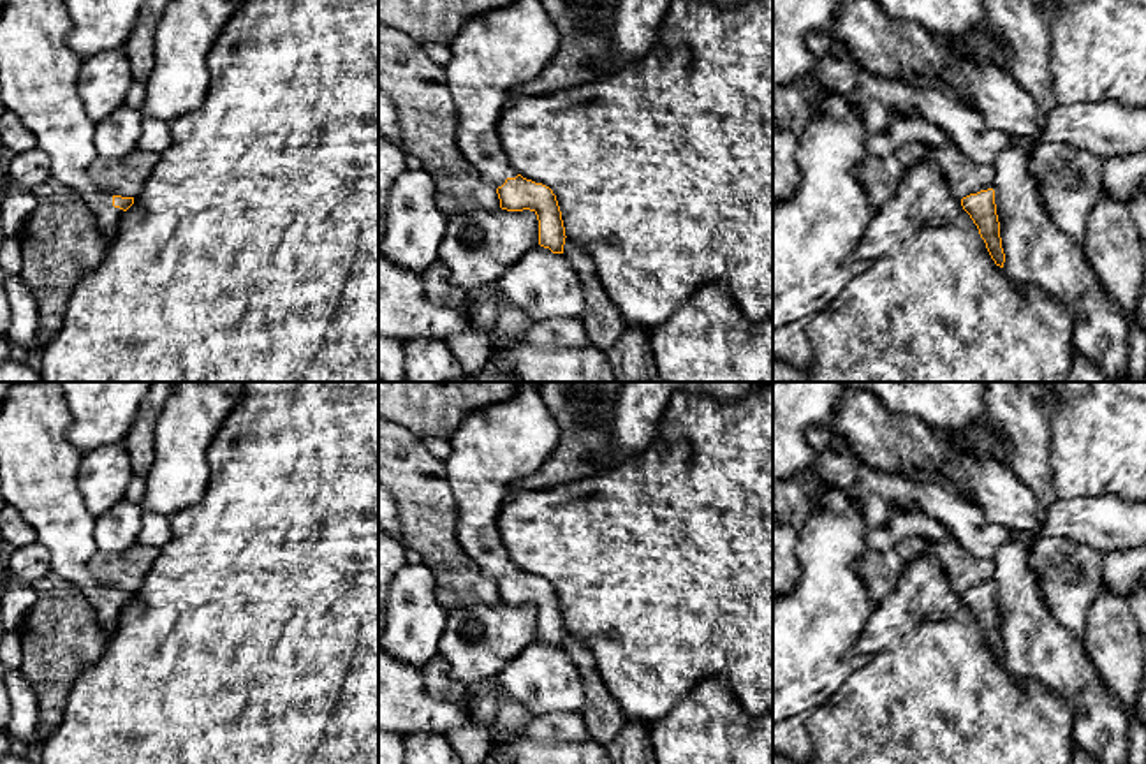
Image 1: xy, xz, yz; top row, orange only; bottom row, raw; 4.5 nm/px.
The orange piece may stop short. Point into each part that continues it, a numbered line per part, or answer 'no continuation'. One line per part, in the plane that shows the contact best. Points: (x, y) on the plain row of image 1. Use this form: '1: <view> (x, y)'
1: xz (500, 444)

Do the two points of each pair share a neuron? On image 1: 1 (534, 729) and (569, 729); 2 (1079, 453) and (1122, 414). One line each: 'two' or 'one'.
1: one
2: one

